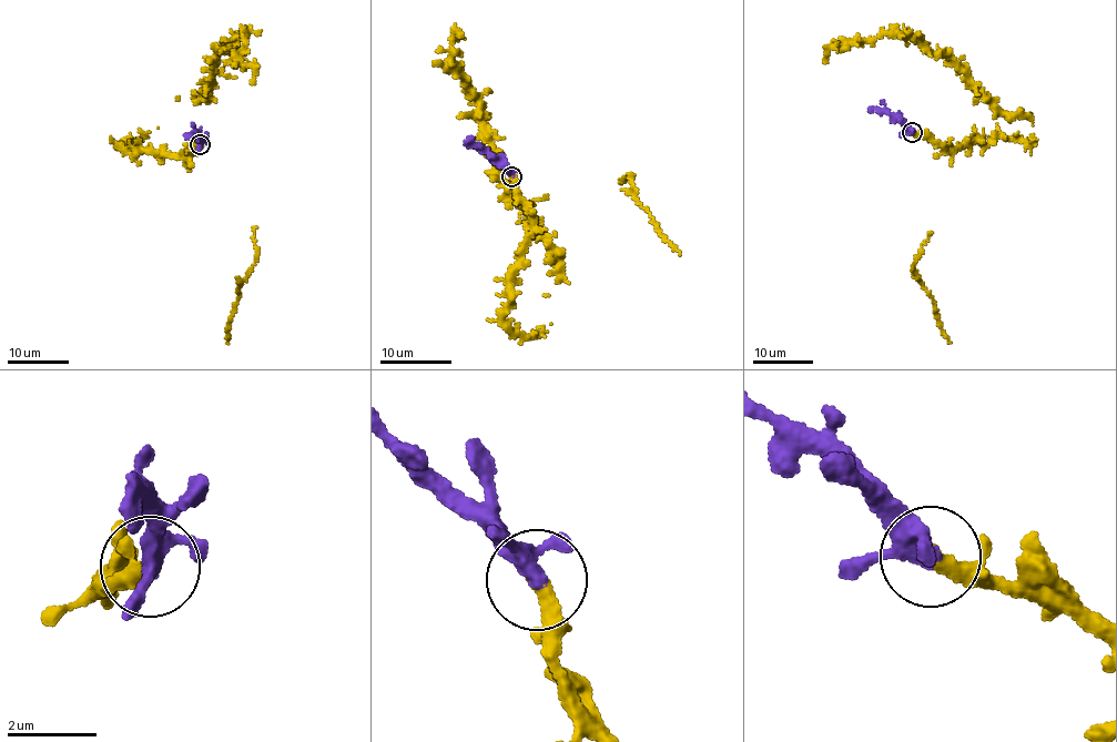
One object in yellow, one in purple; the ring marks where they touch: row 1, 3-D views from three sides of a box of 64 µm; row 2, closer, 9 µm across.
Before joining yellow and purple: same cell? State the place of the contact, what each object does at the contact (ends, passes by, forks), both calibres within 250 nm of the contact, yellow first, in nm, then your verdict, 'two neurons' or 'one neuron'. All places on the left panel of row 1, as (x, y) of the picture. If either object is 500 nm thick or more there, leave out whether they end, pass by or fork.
(200, 144) | yellow ends | purple forks | 360/320 nm | one neuron

